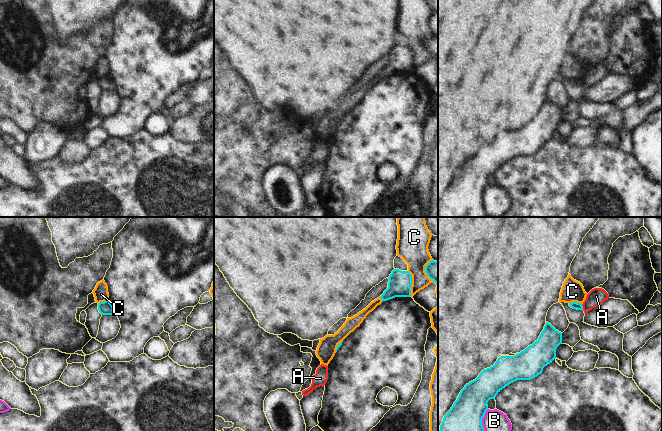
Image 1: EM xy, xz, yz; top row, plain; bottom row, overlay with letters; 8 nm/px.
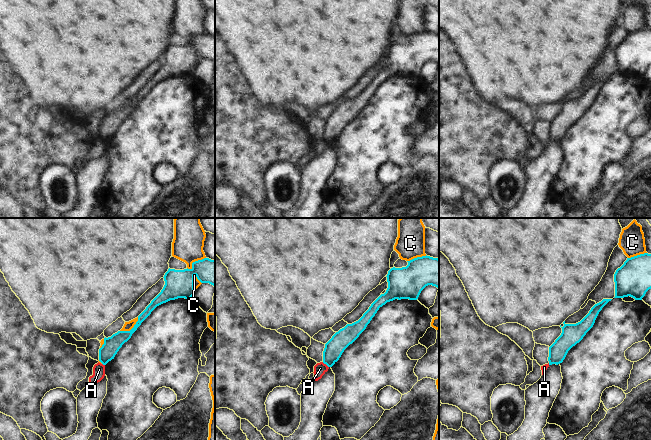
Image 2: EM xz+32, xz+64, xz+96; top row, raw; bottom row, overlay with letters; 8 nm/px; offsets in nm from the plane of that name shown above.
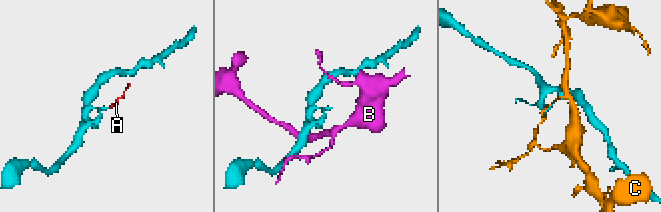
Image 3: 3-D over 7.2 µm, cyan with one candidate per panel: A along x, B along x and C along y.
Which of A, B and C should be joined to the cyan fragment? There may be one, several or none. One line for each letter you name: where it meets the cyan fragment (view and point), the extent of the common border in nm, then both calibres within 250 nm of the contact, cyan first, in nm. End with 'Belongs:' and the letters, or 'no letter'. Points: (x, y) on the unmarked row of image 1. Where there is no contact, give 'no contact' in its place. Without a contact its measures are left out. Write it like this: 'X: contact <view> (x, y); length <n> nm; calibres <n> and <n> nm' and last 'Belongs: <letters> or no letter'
Belongs: no letter

